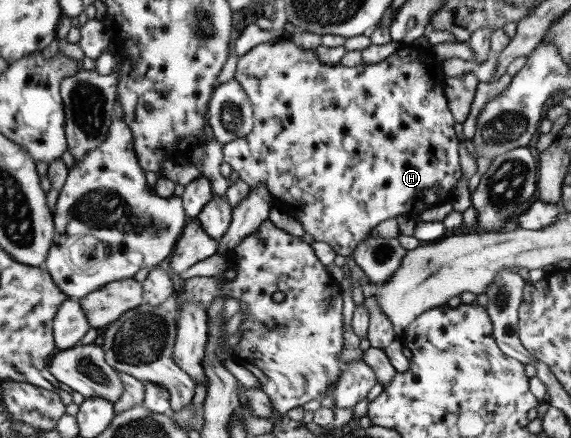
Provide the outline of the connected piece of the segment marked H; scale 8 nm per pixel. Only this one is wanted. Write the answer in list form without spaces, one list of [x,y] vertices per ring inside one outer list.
[[[289,38],[261,43],[240,57],[235,78],[241,83],[252,102],[254,130],[247,137],[224,144],[224,161],[252,188],[259,184],[267,184],[275,201],[283,201],[292,207],[291,214],[302,224],[305,231],[313,236],[314,241],[324,241],[336,254],[343,257],[352,256],[357,247],[373,234],[376,227],[385,219],[396,219],[397,216],[414,218],[426,209],[450,199],[451,190],[461,174],[457,158],[458,139],[453,130],[453,116],[447,108],[447,100],[442,93],[447,77],[443,74],[441,61],[434,58],[429,51],[417,53],[411,49],[399,48],[393,55],[383,58],[381,63],[369,65],[363,63],[349,67],[340,63],[325,64],[325,61],[321,61],[321,57],[317,57],[315,51],[305,50]]]

